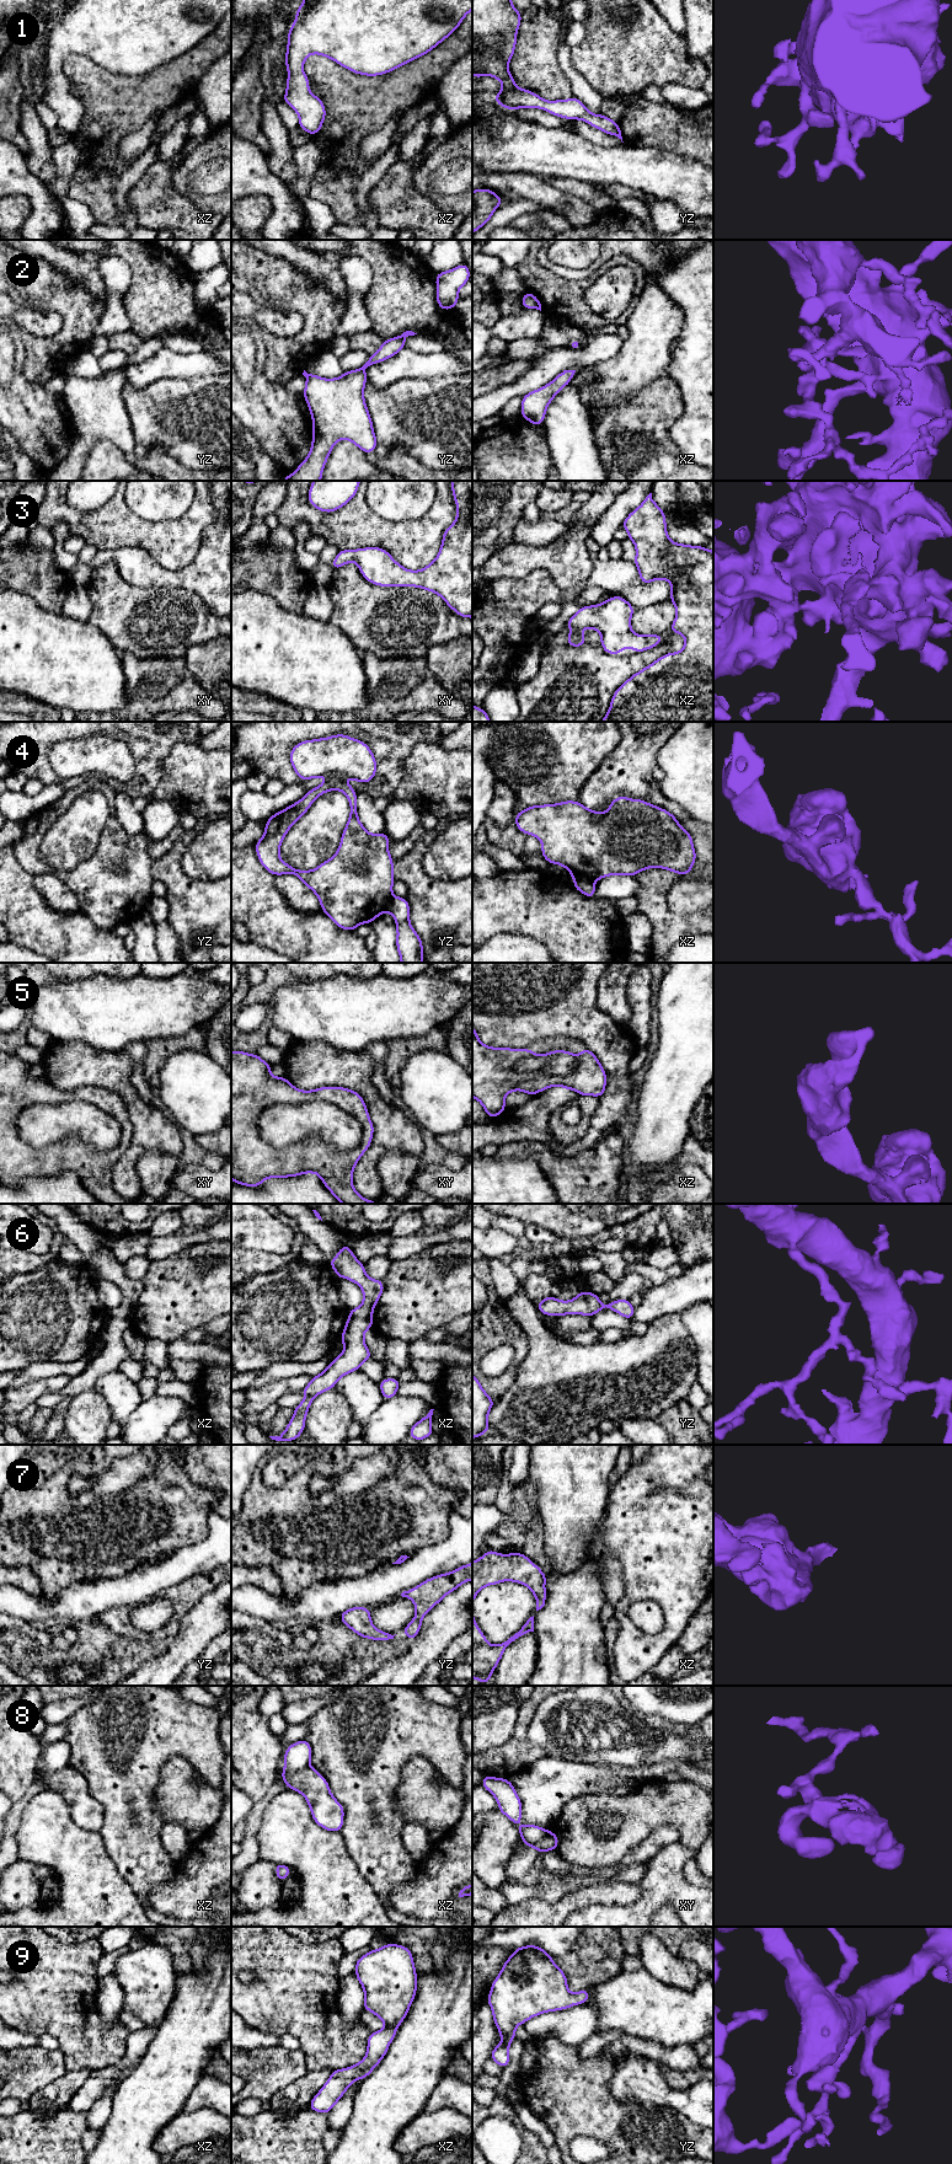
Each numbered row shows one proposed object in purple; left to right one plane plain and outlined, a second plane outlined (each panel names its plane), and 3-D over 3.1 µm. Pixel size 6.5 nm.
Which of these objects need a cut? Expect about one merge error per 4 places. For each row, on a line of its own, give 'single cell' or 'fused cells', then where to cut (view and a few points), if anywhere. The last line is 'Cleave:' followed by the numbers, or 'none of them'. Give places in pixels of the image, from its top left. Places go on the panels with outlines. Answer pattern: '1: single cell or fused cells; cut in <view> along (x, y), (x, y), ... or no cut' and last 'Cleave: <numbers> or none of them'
1: single cell; no cut
2: single cell; no cut
3: single cell; no cut
4: fused cells; cut in xz along (575, 877), (587, 877), (593, 882)
5: fused cells; cut in xy along (257, 1119), (273, 1105), (326, 1101), (358, 1121), (362, 1139)
6: single cell; no cut
7: single cell; no cut
8: fused cells; cut in xy along (550, 1831), (538, 1842), (524, 1842)
9: single cell; no cut
Cleave: 4, 5, 8

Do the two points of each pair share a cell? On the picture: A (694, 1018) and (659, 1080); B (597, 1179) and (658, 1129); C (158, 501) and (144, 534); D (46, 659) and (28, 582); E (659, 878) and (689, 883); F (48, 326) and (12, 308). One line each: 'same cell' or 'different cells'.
A: same cell
B: different cells
C: different cells
D: different cells
E: different cells
F: same cell

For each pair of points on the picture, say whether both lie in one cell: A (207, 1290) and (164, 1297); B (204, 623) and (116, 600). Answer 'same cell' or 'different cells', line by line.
A: same cell
B: same cell

